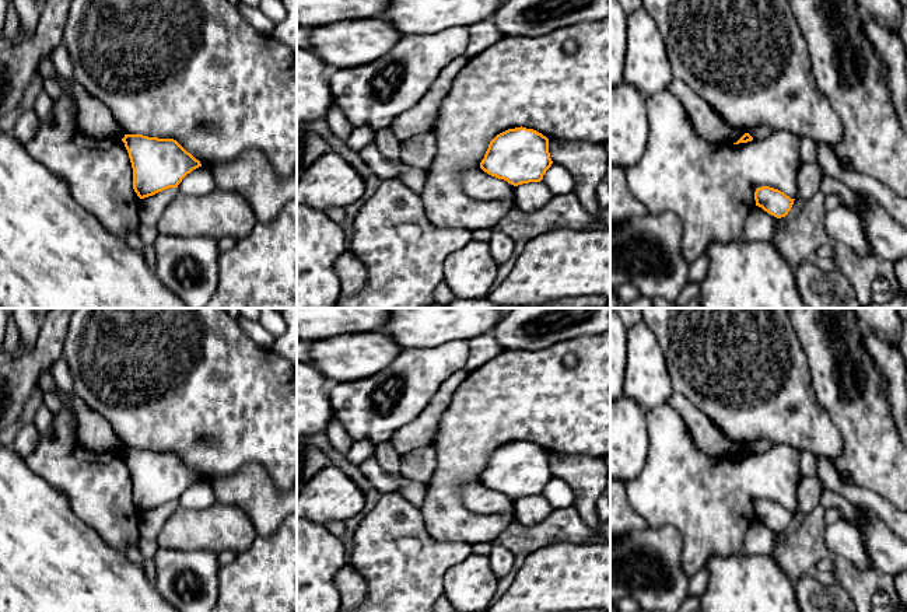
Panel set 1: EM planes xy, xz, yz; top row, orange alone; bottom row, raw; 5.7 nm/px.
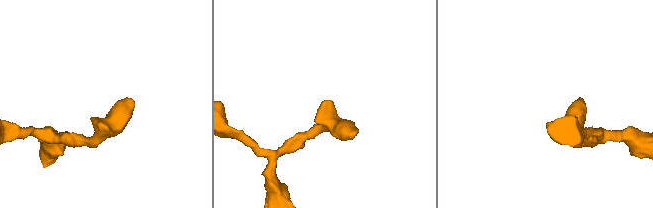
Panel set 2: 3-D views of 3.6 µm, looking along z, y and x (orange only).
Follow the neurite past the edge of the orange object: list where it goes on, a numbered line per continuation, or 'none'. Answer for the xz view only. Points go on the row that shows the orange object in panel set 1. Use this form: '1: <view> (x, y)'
none

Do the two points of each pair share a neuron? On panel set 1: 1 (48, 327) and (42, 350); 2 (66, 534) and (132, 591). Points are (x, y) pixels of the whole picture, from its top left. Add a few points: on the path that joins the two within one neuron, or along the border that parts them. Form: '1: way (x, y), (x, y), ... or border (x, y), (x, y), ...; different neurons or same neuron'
1: way (48, 332), (48, 345); same neuron
2: way (83, 551), (115, 583); same neuron

